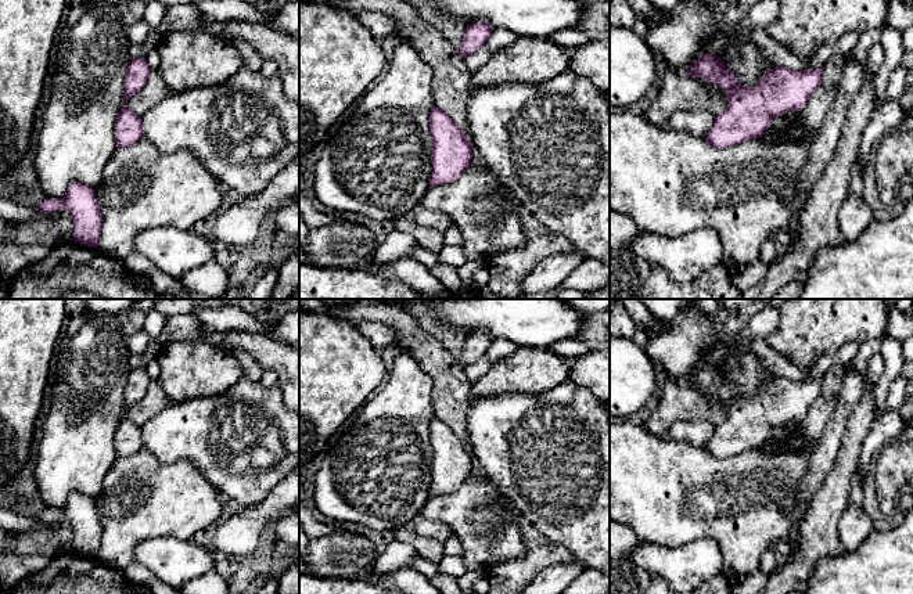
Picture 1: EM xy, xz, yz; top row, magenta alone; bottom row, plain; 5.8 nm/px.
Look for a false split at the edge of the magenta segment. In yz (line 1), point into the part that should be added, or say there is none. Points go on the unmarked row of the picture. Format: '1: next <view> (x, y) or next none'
1: next none

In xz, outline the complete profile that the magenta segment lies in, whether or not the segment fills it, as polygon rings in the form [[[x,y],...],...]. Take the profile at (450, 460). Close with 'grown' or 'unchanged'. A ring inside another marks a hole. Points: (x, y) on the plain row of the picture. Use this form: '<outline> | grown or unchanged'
[[[434,417],[429,422],[431,444],[431,496],[456,492],[470,476],[472,453],[463,440],[442,420]]] | unchanged

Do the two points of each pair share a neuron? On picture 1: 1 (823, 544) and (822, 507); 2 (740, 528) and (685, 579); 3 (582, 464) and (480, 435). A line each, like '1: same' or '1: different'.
1: same
2: different
3: same

